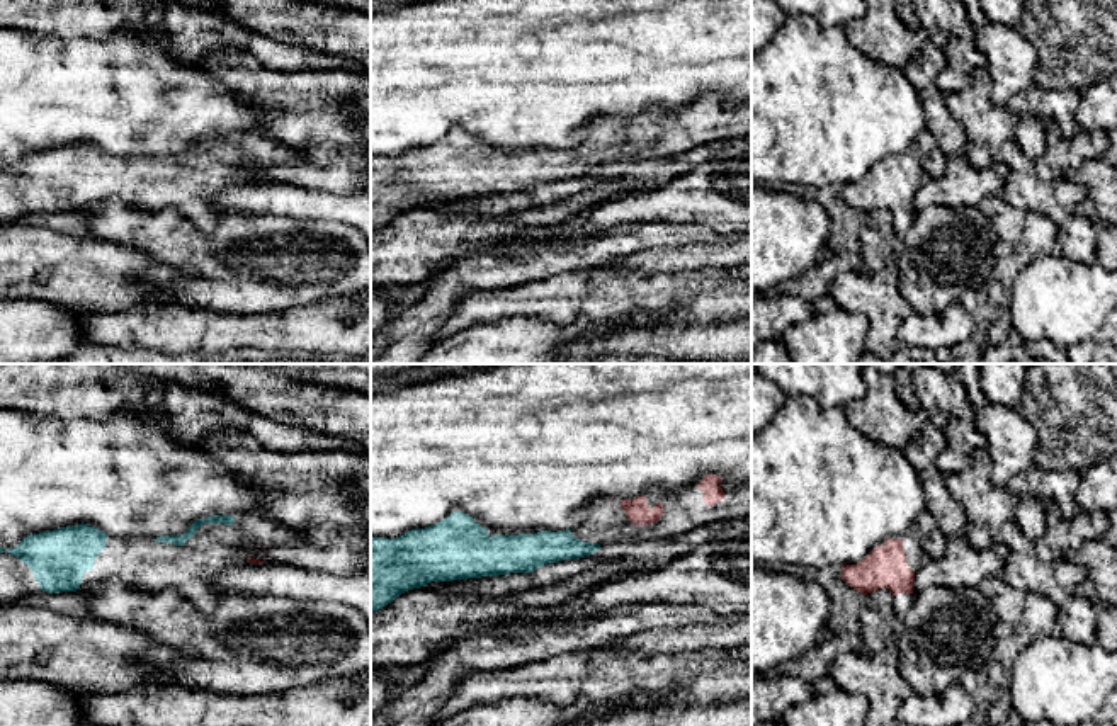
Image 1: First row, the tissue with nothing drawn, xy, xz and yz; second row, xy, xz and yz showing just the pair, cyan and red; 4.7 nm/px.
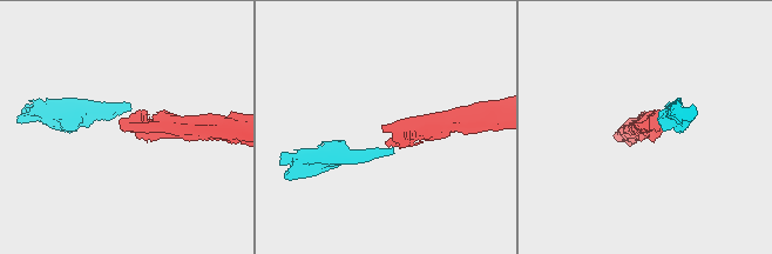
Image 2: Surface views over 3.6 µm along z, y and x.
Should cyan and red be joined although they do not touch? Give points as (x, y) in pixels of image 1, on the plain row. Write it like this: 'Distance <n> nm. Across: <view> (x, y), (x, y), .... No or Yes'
Distance 180 nm. Across: xy (230, 143), (249, 175). Yes

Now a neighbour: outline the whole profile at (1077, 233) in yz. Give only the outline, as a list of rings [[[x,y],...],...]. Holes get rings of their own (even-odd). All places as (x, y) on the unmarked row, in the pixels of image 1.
[[[1081,214],[1057,219],[1061,255],[1081,264],[1097,264],[1097,226]]]

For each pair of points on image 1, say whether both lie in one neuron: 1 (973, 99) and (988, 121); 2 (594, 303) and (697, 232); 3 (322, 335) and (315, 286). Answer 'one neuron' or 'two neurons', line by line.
1: one neuron
2: two neurons
3: two neurons

